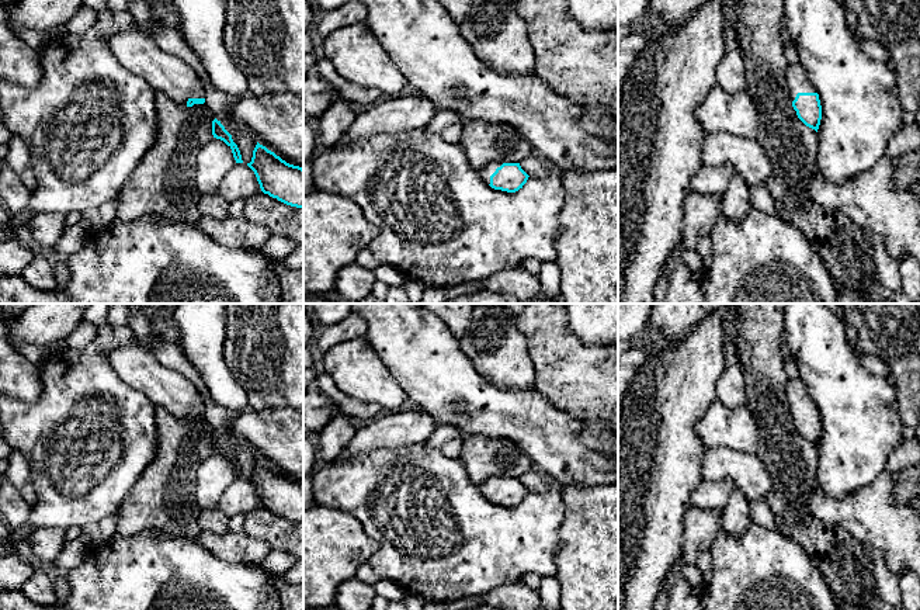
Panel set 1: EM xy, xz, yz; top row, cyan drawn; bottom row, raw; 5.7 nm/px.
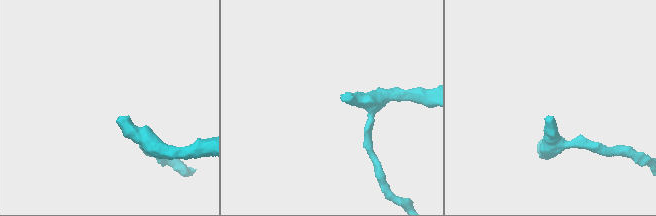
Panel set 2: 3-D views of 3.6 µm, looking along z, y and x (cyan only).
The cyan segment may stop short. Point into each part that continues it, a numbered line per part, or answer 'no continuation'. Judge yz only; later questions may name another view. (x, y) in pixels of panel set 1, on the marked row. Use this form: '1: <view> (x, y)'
1: yz (797, 78)

